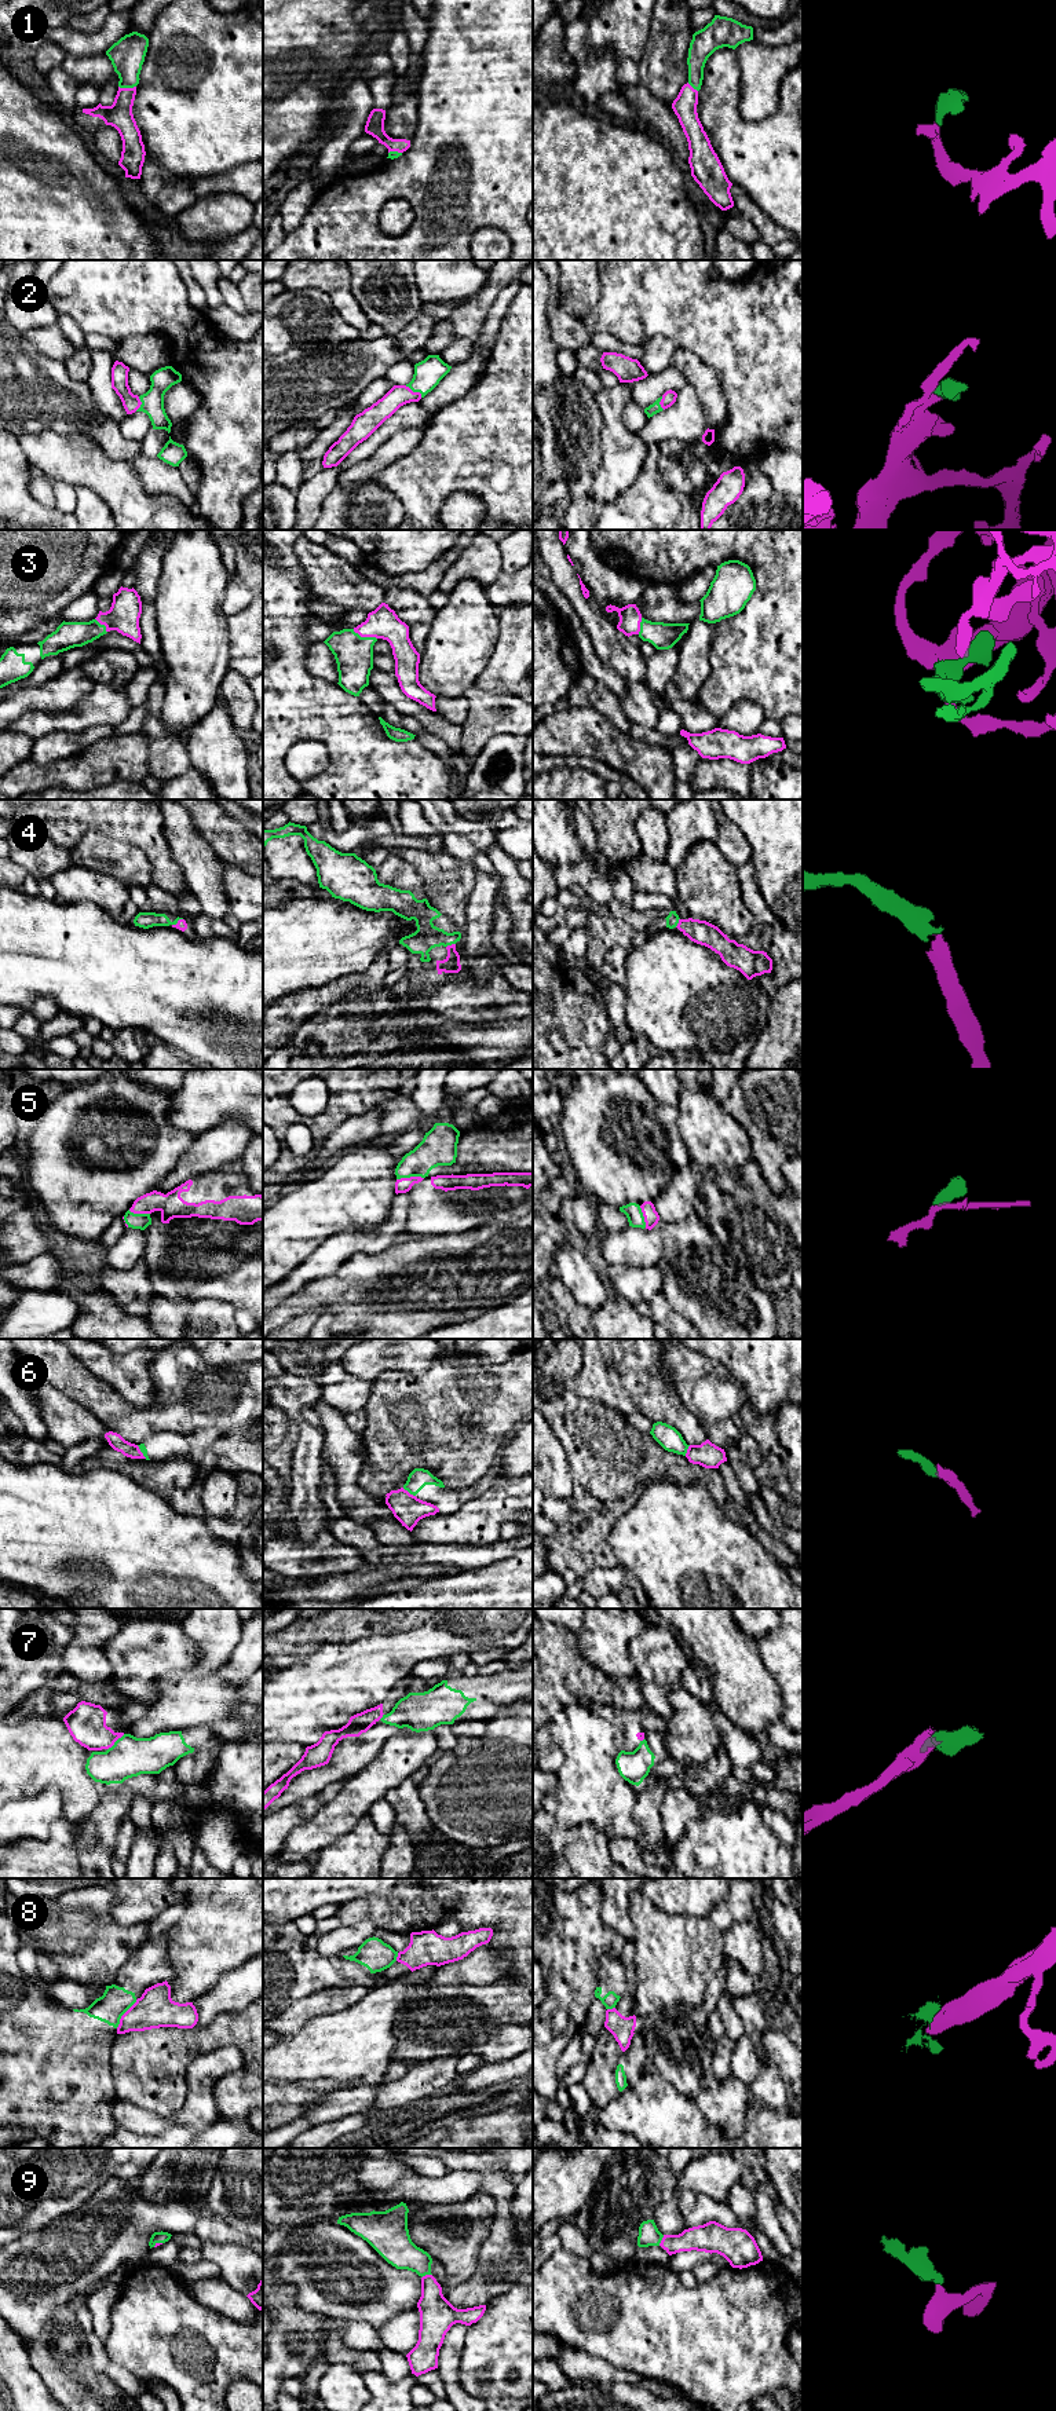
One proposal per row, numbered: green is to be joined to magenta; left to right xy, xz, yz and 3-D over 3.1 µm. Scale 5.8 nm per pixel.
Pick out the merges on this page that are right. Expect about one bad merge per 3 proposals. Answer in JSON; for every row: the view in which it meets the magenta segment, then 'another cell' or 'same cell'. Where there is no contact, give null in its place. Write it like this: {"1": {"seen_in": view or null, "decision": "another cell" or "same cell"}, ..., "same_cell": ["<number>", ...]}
{"1": {"seen_in": "xy", "decision": "same cell"}, "2": {"seen_in": "xz", "decision": "same cell"}, "3": {"seen_in": "xz", "decision": "same cell"}, "4": {"seen_in": "xy", "decision": "same cell"}, "5": {"seen_in": "xz", "decision": "same cell"}, "6": {"seen_in": "xz", "decision": "another cell"}, "7": {"seen_in": "xy", "decision": "another cell"}, "8": {"seen_in": "xy", "decision": "another cell"}, "9": {"seen_in": "xz", "decision": "same cell"}, "same_cell": ["1", "2", "3", "4", "5", "9"]}

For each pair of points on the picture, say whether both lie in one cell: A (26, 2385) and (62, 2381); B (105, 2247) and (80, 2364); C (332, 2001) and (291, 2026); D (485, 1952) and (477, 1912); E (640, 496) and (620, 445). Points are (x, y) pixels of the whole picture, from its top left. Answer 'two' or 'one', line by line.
A: two
B: two
C: one
D: two
E: two

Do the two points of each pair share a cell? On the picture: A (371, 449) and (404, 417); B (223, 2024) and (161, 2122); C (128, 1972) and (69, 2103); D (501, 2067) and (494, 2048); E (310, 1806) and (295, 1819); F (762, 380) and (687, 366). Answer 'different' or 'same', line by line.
A: same
B: different
C: same
D: different
E: same
F: different

